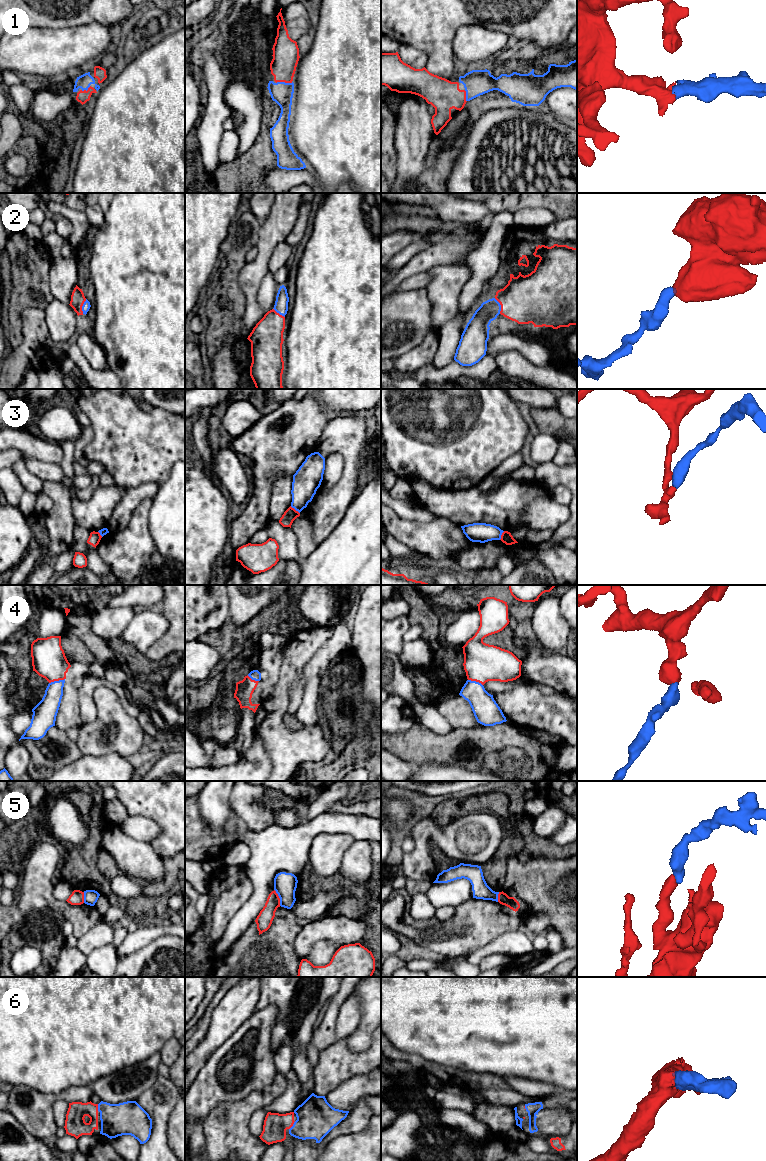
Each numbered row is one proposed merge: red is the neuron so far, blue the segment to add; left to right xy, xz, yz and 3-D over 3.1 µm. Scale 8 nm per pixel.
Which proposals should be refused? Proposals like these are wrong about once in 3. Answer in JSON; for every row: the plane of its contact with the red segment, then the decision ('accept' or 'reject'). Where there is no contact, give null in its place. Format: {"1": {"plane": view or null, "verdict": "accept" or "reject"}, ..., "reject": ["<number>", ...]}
{"1": {"plane": "xz", "verdict": "accept"}, "2": {"plane": "yz", "verdict": "accept"}, "3": {"plane": "xz", "verdict": "reject"}, "4": {"plane": "xy", "verdict": "accept"}, "5": {"plane": "xz", "verdict": "reject"}, "6": {"plane": "xz", "verdict": "accept"}, "reject": ["3", "5"]}

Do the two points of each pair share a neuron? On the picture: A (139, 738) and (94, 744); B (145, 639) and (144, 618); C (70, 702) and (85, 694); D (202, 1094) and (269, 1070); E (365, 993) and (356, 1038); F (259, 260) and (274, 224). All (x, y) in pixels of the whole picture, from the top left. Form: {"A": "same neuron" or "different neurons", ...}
{"A": "same neuron", "B": "same neuron", "C": "different neurons", "D": "same neuron", "E": "same neuron", "F": "same neuron"}

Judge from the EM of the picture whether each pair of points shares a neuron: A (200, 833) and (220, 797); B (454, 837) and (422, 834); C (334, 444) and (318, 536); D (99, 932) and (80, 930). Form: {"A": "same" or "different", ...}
{"A": "different", "B": "same", "C": "same", "D": "different"}

